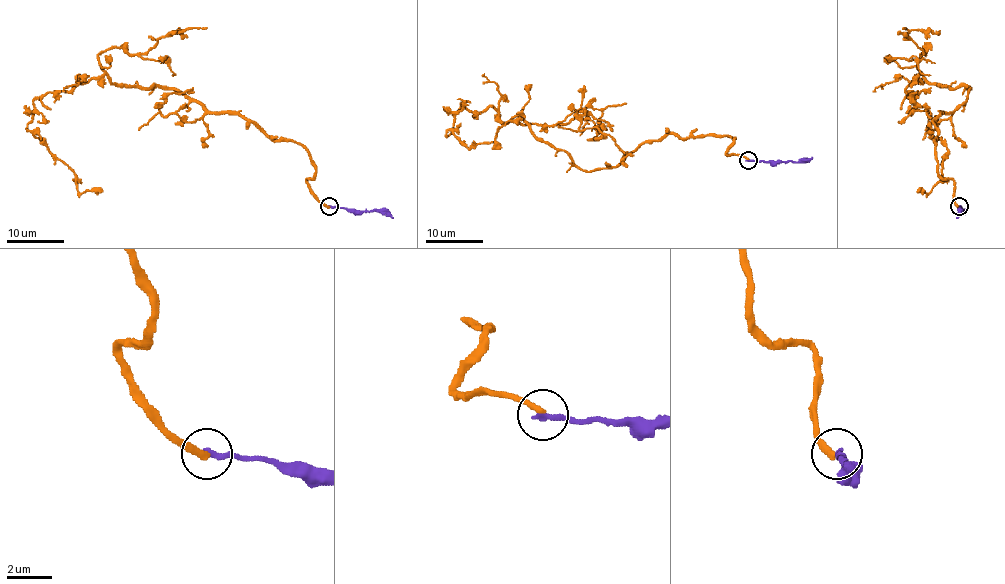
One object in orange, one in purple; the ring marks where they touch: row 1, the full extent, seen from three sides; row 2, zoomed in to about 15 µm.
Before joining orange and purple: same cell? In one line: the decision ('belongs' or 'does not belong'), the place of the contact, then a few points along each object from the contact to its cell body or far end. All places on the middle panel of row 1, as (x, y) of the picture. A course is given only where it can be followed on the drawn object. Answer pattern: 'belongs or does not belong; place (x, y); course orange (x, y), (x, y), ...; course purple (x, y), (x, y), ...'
does not belong; place (748, 160); course orange (748, 159), (731, 137), (664, 134), (581, 170), (492, 106), (447, 136), (522, 120); course purple (748, 160), (805, 161), (812, 157)

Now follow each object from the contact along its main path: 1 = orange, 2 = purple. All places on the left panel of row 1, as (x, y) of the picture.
1: (328, 207), (300, 144), (104, 74), (41, 94), (27, 124), (80, 192), (103, 191)
2: (328, 207), (385, 211), (393, 218)

